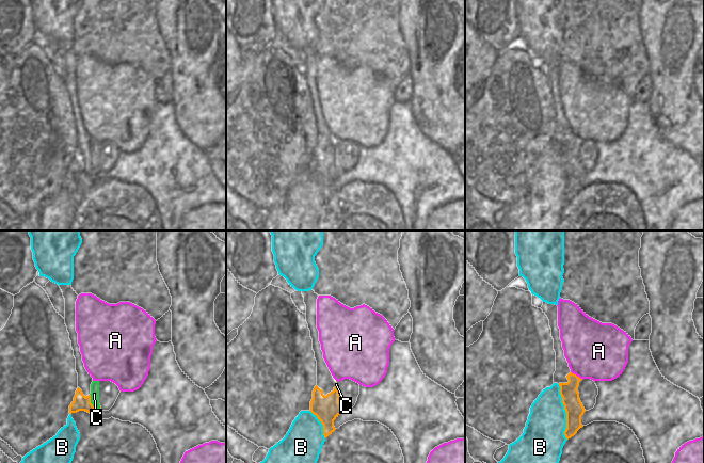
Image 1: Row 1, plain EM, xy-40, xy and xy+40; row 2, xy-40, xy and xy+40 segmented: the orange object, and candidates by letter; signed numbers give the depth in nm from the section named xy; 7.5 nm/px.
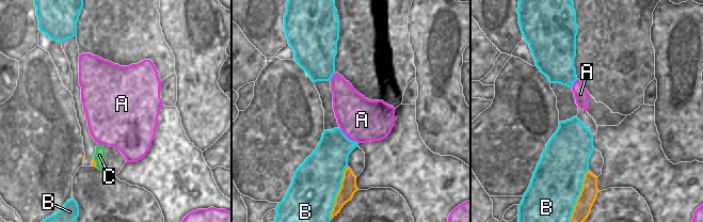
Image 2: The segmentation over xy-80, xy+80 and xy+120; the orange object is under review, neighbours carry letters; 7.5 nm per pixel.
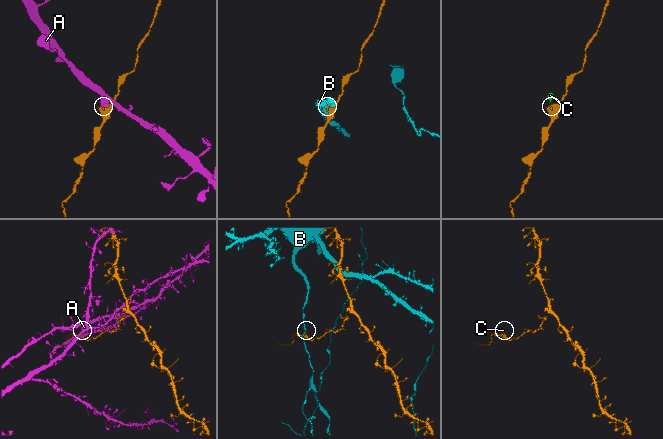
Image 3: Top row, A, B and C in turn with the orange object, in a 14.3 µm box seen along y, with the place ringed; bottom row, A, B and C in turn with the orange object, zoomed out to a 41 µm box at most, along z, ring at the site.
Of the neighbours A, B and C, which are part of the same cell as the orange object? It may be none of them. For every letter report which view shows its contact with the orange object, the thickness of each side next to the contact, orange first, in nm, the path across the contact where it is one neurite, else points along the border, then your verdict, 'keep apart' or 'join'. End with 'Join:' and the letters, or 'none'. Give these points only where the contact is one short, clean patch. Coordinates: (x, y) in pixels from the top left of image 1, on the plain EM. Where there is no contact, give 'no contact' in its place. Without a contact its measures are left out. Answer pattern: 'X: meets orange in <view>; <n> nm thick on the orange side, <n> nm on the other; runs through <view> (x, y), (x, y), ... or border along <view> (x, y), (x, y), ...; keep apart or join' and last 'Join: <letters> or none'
A: meets orange in xy+40; 140 nm thick on the orange side, 440 nm on the other; keep apart
B: meets orange in xy+40; 140 nm thick on the orange side, 300 nm on the other; keep apart
C: meets orange in xy-40; 120 nm thick on the orange side, 70 nm on the other; runs through xy-40 (80, 163), (90, 163), (94, 155); join
Join: C

